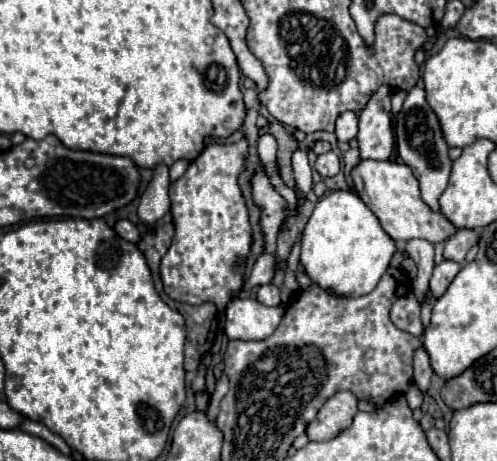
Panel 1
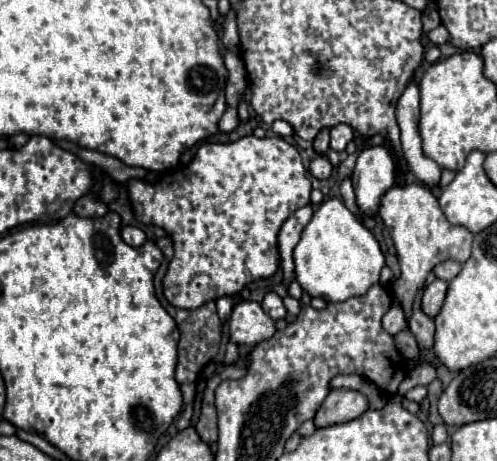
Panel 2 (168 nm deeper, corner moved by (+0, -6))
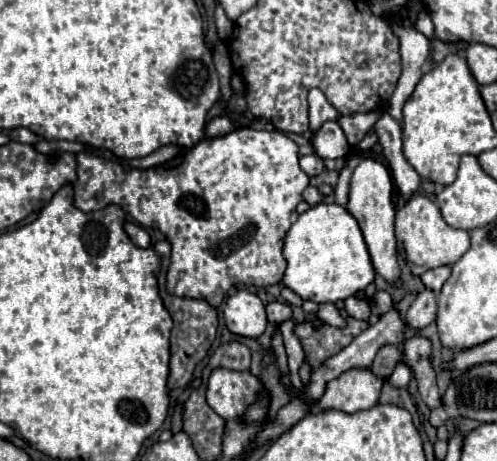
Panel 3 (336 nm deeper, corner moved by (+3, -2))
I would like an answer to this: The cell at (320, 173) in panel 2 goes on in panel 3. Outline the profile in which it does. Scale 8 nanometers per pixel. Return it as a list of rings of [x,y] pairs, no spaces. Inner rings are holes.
[[[303,155],[301,161],[299,161],[299,165],[301,165],[301,169],[303,169],[309,177],[315,177],[315,175],[319,175],[319,173],[325,169],[323,159],[317,157],[317,155]]]

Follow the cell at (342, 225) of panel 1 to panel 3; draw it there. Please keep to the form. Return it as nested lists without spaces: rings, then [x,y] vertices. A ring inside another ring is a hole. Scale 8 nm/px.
[[[319,203],[299,215],[283,239],[283,257],[287,261],[281,285],[297,293],[305,301],[335,303],[363,291],[375,279],[363,233],[341,205]]]

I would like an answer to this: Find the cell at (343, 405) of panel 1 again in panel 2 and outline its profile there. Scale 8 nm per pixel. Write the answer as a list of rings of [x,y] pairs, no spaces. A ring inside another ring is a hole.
[[[332,389],[326,401],[322,403],[320,411],[316,413],[314,421],[316,427],[330,427],[352,421],[360,417],[366,409],[368,409],[368,399],[362,393],[348,389]]]

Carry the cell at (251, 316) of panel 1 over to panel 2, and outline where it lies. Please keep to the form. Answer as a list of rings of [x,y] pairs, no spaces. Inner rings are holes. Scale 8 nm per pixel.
[[[242,301],[230,317],[230,341],[238,345],[258,345],[270,339],[276,331],[274,321],[262,311],[260,303]]]

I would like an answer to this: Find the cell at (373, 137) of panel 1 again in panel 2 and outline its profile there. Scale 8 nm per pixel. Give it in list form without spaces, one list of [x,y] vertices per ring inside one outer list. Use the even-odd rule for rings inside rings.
[[[362,145],[352,173],[356,203],[364,215],[378,211],[380,195],[394,183],[394,157],[386,145]]]

